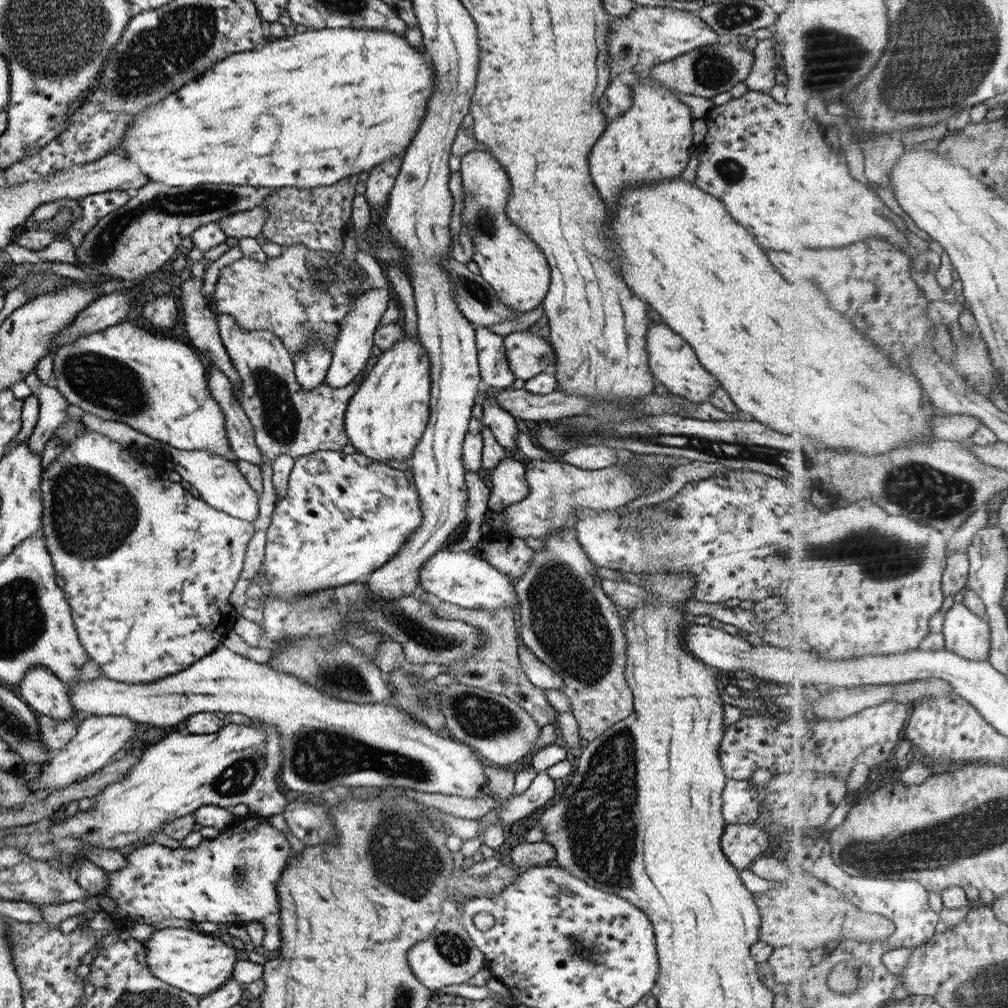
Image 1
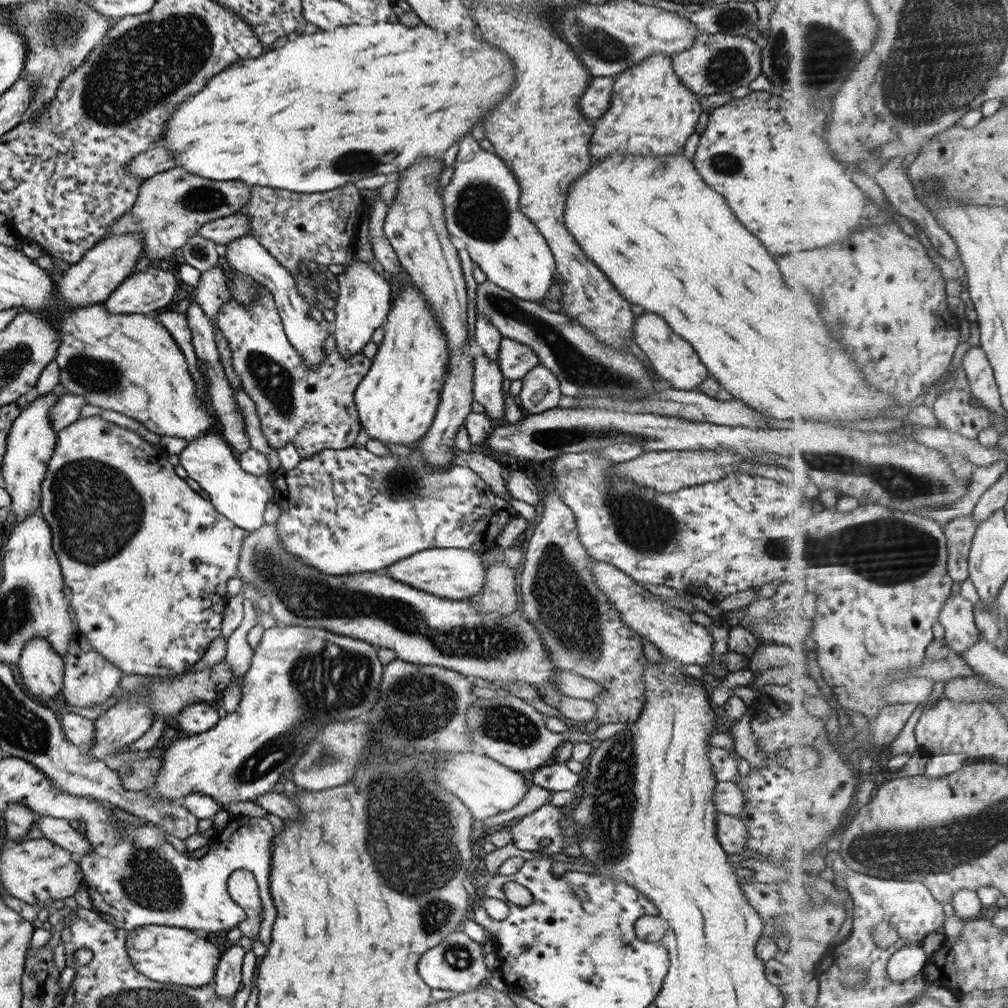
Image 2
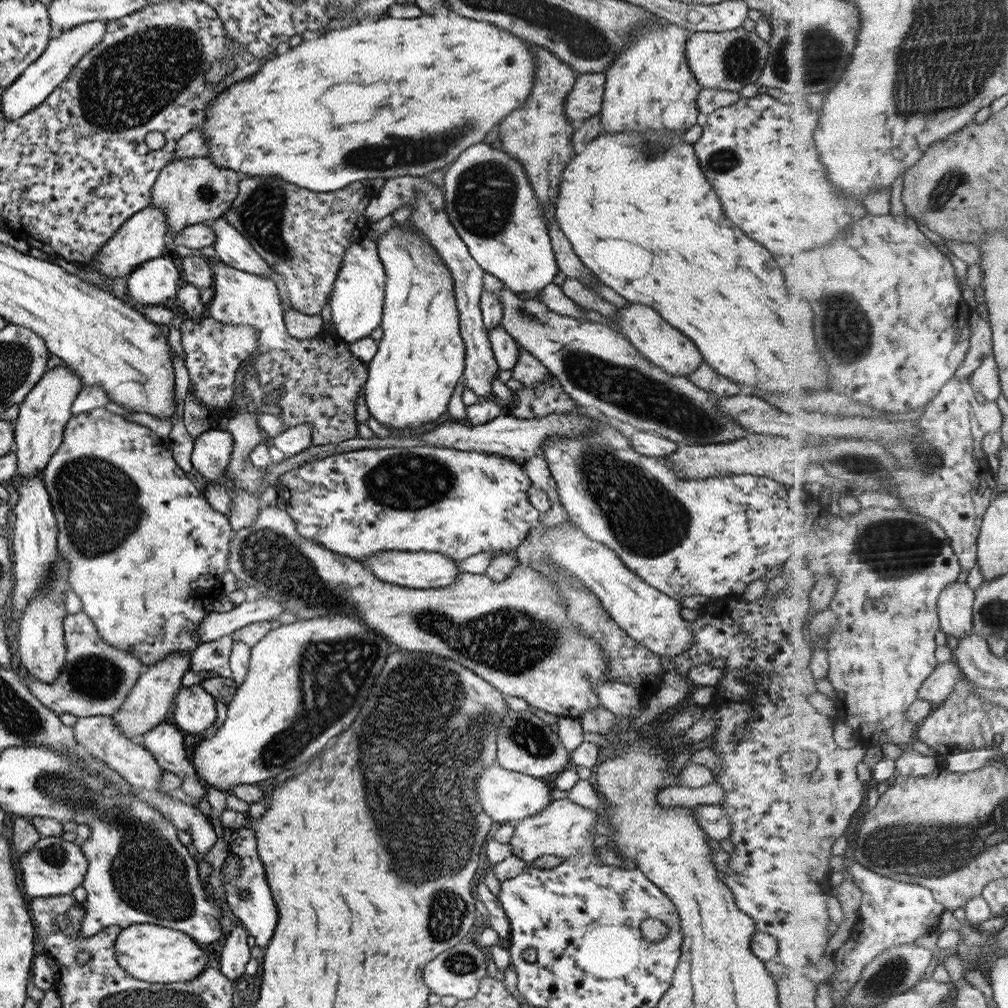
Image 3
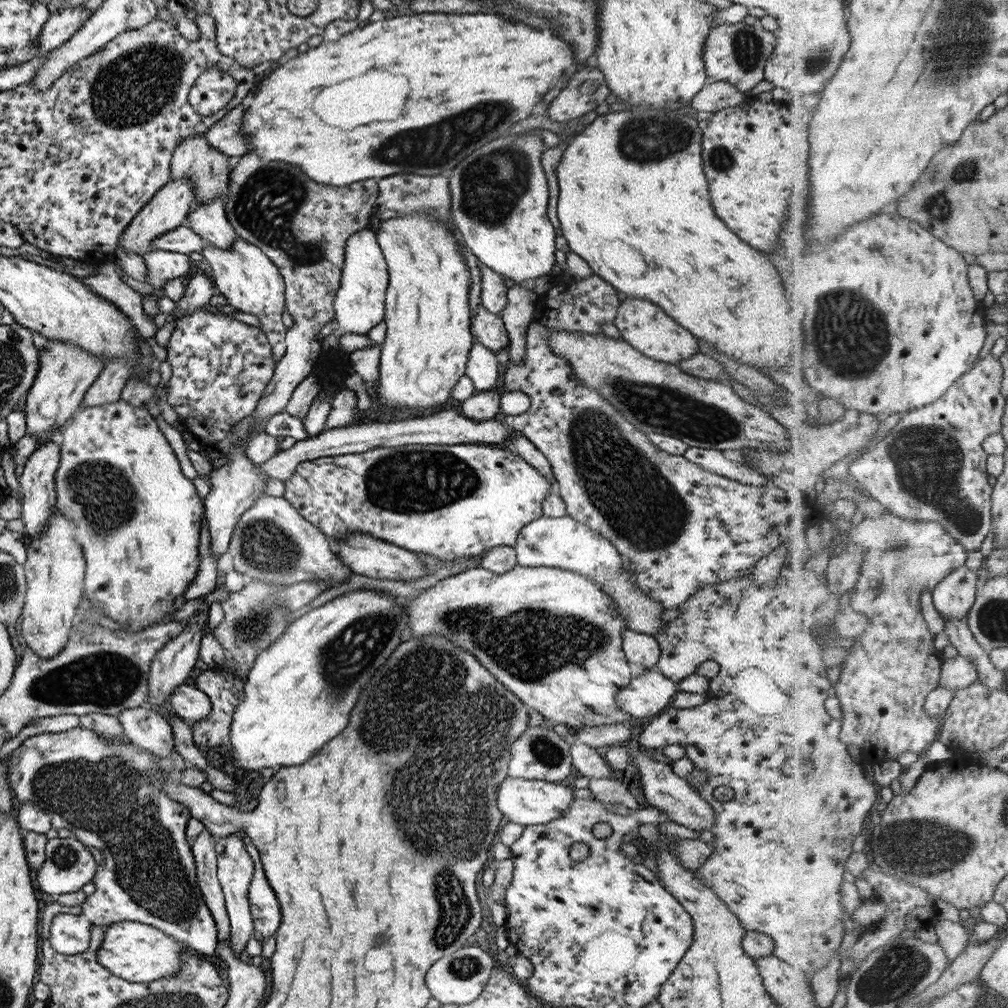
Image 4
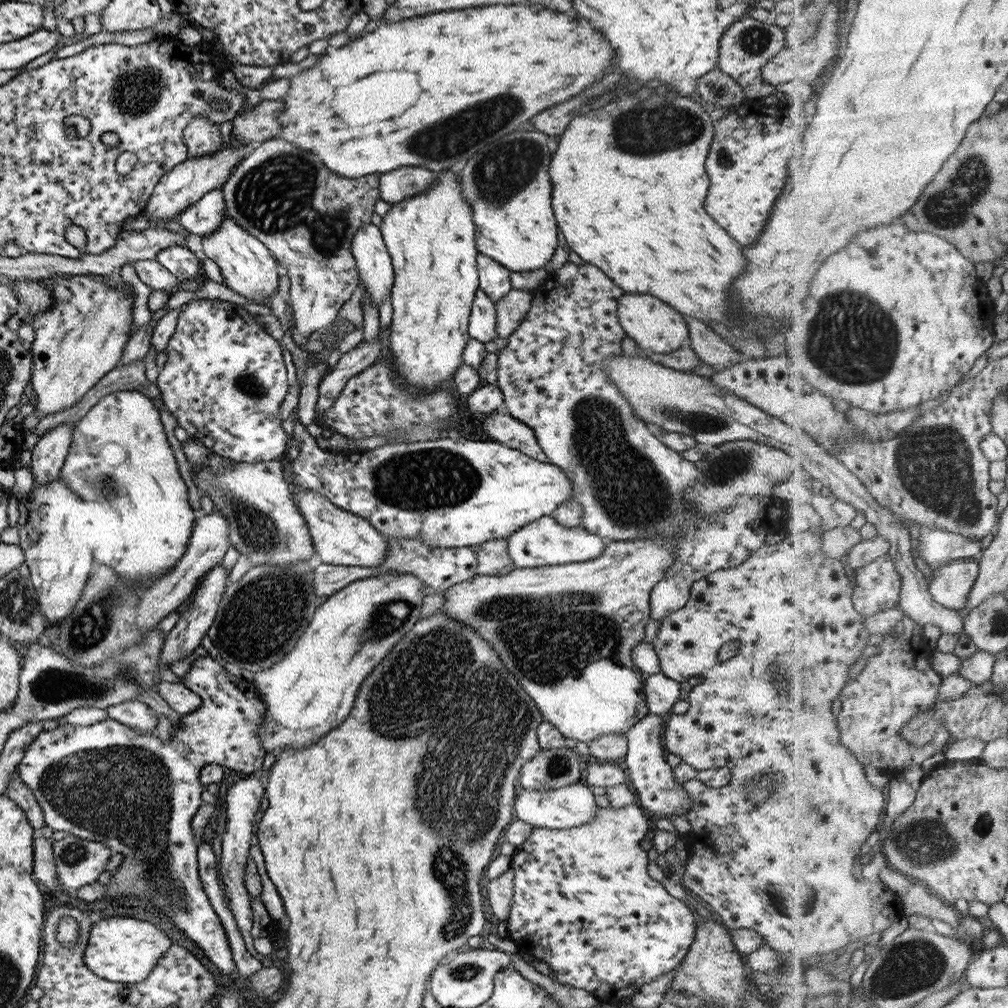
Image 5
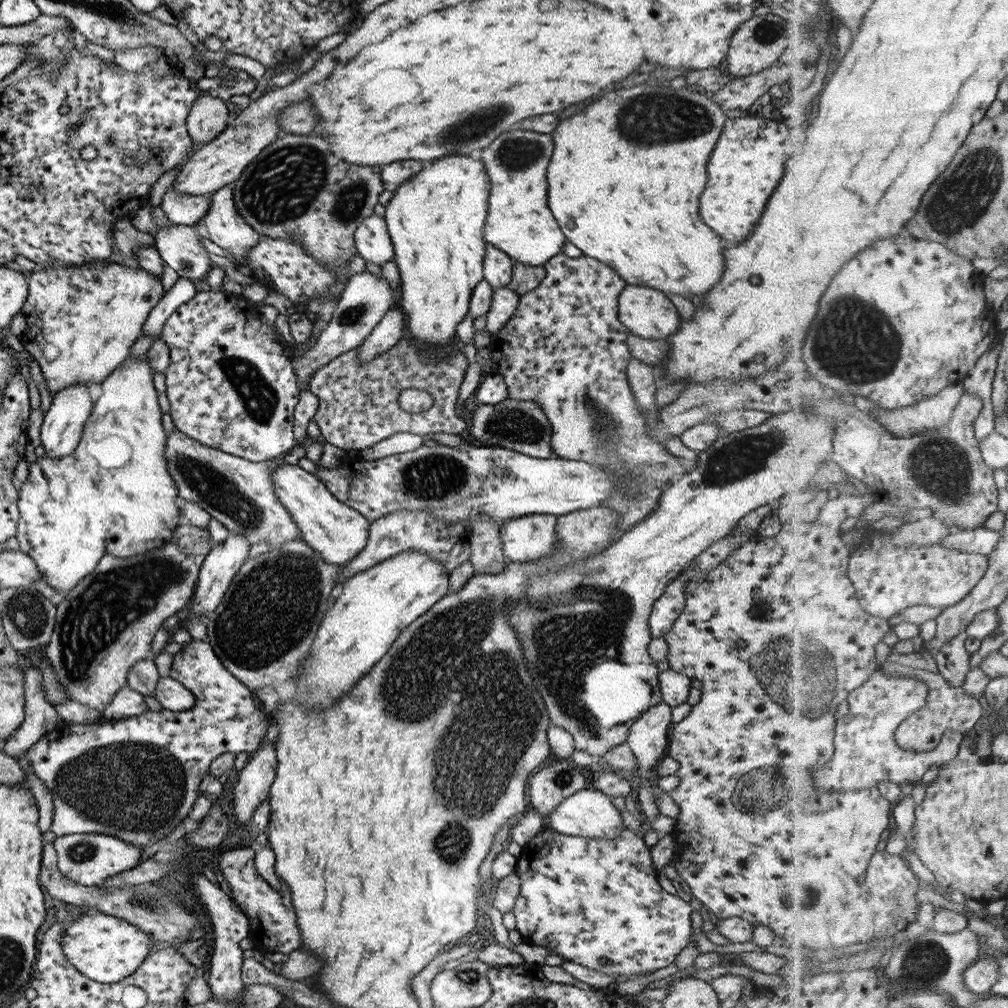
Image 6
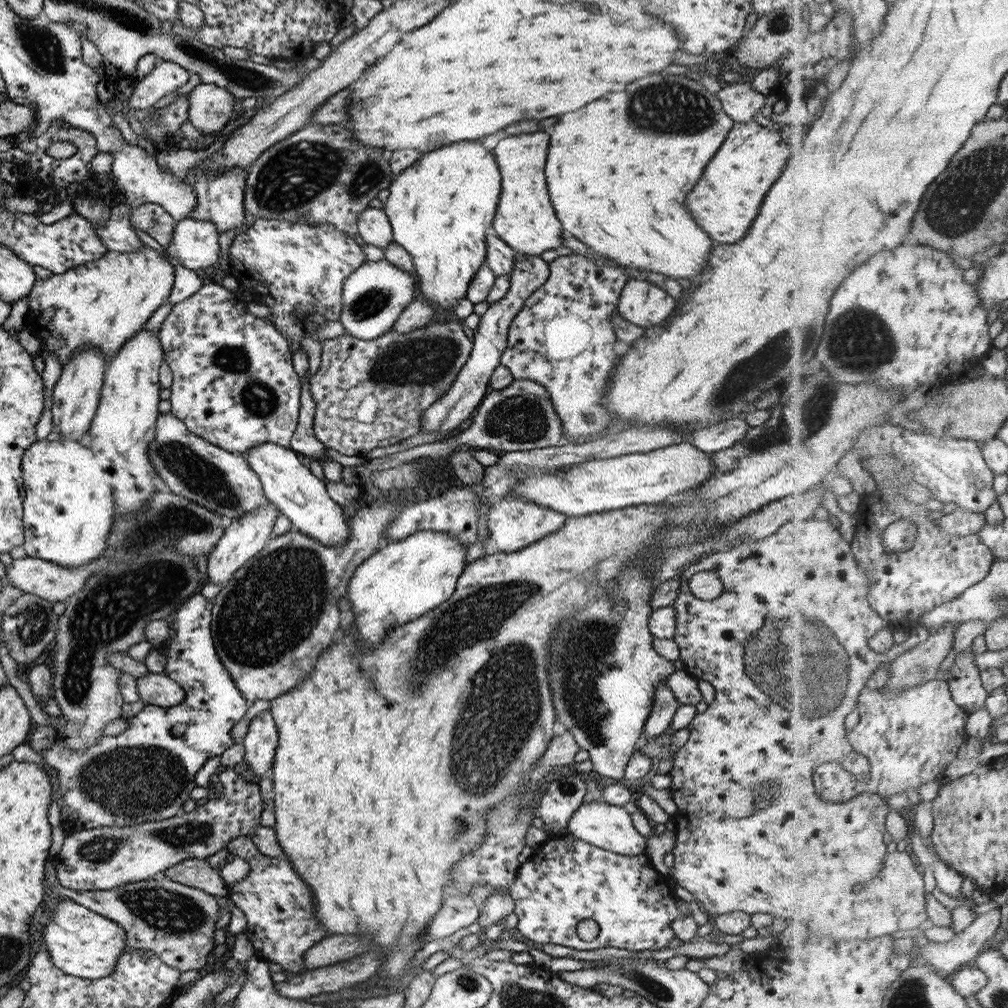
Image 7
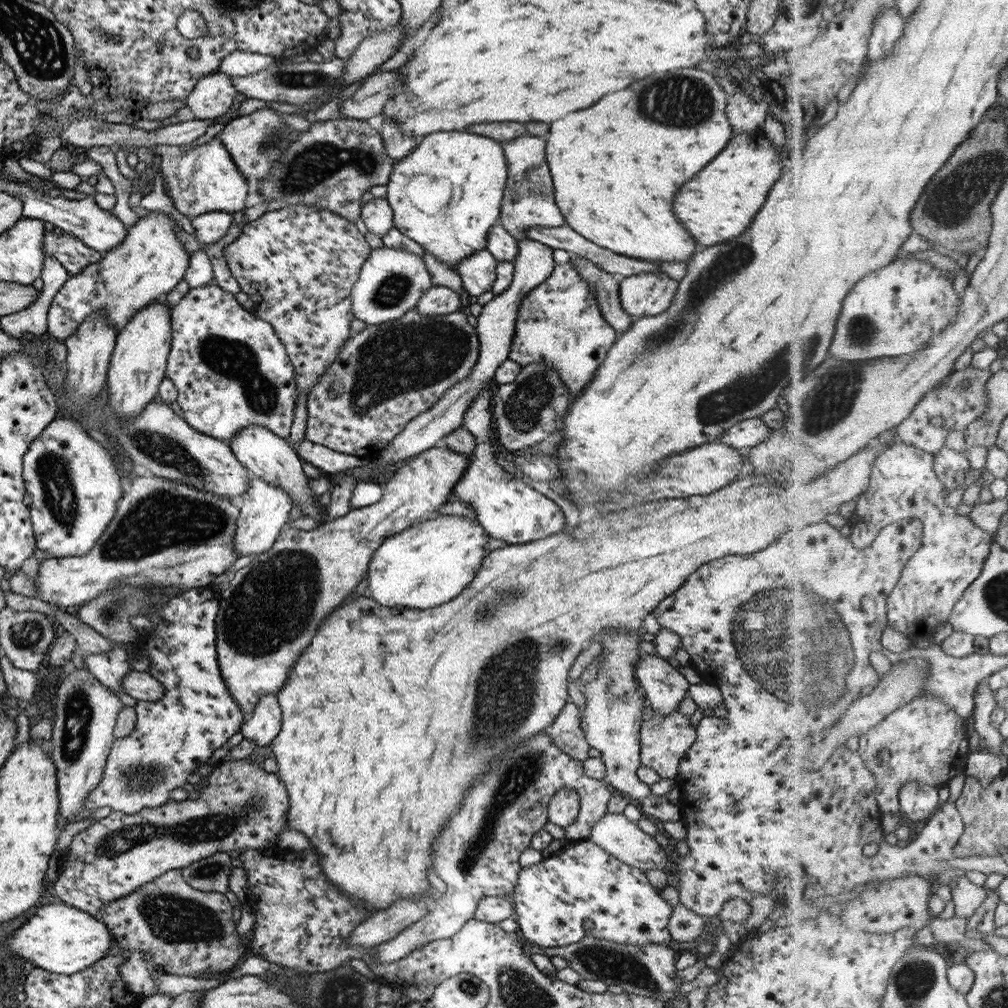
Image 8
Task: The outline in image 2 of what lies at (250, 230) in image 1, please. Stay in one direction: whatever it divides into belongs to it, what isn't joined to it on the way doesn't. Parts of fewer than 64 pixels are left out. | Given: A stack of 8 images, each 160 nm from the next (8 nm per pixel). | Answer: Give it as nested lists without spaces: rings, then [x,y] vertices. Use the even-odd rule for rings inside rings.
[[[235,212],[224,218],[217,218],[203,224],[196,234],[213,240],[215,244],[227,244],[230,240],[249,235],[249,219],[245,214]]]

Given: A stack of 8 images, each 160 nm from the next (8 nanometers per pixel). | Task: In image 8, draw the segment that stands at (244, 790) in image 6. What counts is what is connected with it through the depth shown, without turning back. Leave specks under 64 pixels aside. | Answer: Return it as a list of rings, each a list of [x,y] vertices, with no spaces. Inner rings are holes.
[[[265,694],[248,718],[242,720],[239,732],[243,738],[256,742],[256,746],[269,746],[279,732],[281,712],[274,694]]]

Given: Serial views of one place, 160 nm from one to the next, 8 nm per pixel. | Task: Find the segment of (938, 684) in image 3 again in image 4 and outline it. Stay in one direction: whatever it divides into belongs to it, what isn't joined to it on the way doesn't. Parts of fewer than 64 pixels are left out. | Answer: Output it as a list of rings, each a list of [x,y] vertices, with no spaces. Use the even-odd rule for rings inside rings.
[[[963,655],[955,658],[943,658],[942,680],[940,685],[955,691],[967,688],[980,680],[976,666]]]

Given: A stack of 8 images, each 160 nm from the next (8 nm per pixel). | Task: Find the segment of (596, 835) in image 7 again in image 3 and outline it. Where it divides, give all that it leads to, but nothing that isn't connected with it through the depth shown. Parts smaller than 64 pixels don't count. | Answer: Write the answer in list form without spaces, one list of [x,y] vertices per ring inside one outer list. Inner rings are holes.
[[[497,764],[484,766],[476,778],[476,795],[487,816],[493,822],[514,823],[541,812],[552,800],[549,799],[551,786],[548,780],[533,778],[519,772],[511,772]]]

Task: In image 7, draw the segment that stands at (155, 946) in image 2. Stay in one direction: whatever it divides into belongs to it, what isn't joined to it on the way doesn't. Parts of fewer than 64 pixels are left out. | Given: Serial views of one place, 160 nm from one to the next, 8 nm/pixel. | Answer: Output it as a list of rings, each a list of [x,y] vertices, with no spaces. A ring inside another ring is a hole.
[[[61,894],[61,902],[41,928],[41,942],[49,955],[51,964],[63,974],[80,979],[95,980],[107,976],[117,968],[118,956],[125,953],[124,930],[112,920],[107,920],[83,905]]]

